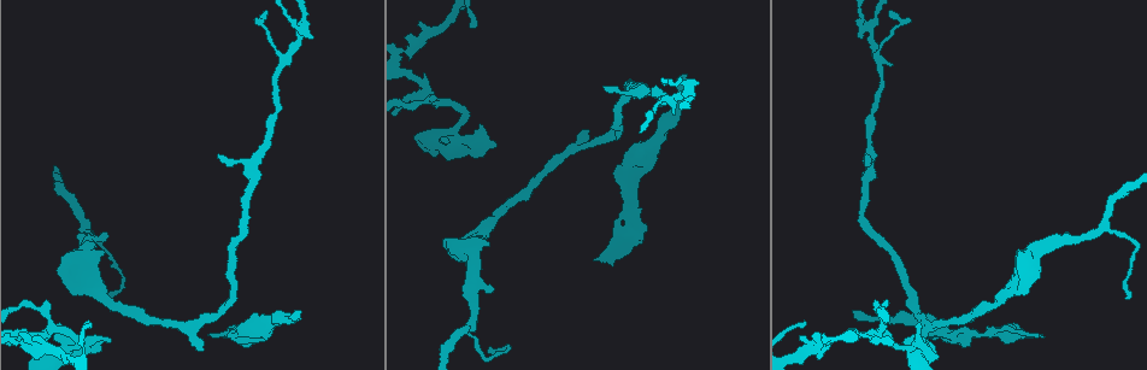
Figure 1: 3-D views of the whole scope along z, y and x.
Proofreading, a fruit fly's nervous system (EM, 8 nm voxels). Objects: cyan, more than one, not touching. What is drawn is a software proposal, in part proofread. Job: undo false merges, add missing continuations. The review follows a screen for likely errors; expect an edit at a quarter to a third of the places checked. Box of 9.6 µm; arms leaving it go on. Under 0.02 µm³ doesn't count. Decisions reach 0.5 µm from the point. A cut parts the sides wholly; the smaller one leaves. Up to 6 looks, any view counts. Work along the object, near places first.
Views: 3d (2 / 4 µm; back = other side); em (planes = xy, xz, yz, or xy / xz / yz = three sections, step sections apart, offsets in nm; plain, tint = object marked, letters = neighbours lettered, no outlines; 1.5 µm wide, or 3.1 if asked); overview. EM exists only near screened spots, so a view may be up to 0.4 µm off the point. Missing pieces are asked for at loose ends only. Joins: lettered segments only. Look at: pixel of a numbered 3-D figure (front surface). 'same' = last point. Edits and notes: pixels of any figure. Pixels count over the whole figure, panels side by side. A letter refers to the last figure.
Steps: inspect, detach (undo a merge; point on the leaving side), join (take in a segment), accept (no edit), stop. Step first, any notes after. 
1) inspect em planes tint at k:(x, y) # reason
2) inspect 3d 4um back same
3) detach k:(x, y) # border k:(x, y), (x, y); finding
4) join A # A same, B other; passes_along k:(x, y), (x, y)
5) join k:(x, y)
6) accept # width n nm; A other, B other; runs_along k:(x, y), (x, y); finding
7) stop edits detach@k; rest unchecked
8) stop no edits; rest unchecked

inspect em yz step 8 tint at 1:(299, 312) # tapers out

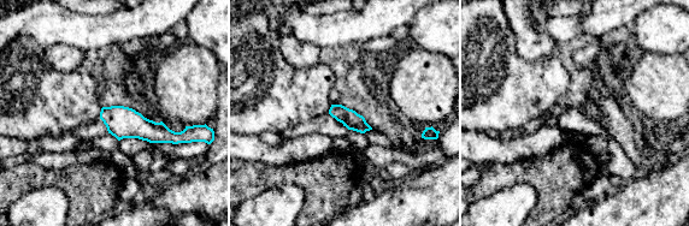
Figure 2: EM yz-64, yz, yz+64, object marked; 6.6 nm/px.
inspect em planes letters same

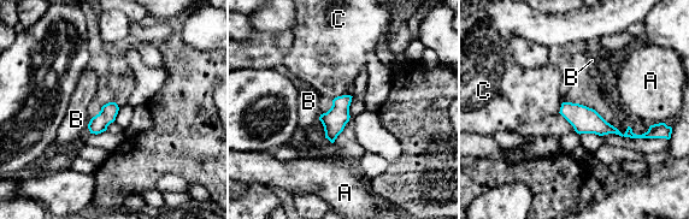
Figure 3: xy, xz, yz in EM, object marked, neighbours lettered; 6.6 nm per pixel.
accept # width 120 nm; longest_contact C 90 nm; A other, B other, C other; no lettered segment goes on from it

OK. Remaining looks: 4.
inspect em planes letters at 1:(1038, 337) # branch stops here

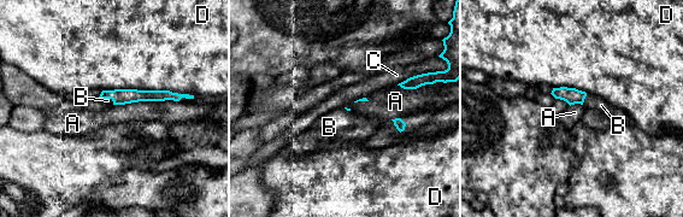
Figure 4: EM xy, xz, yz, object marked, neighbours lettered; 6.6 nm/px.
join B # A other, B same, C other, D other; passes_along 4:(571, 95), (584, 98), (590, 101); it goes on there

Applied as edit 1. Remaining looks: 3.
stop edits join@4; rest unchecked

